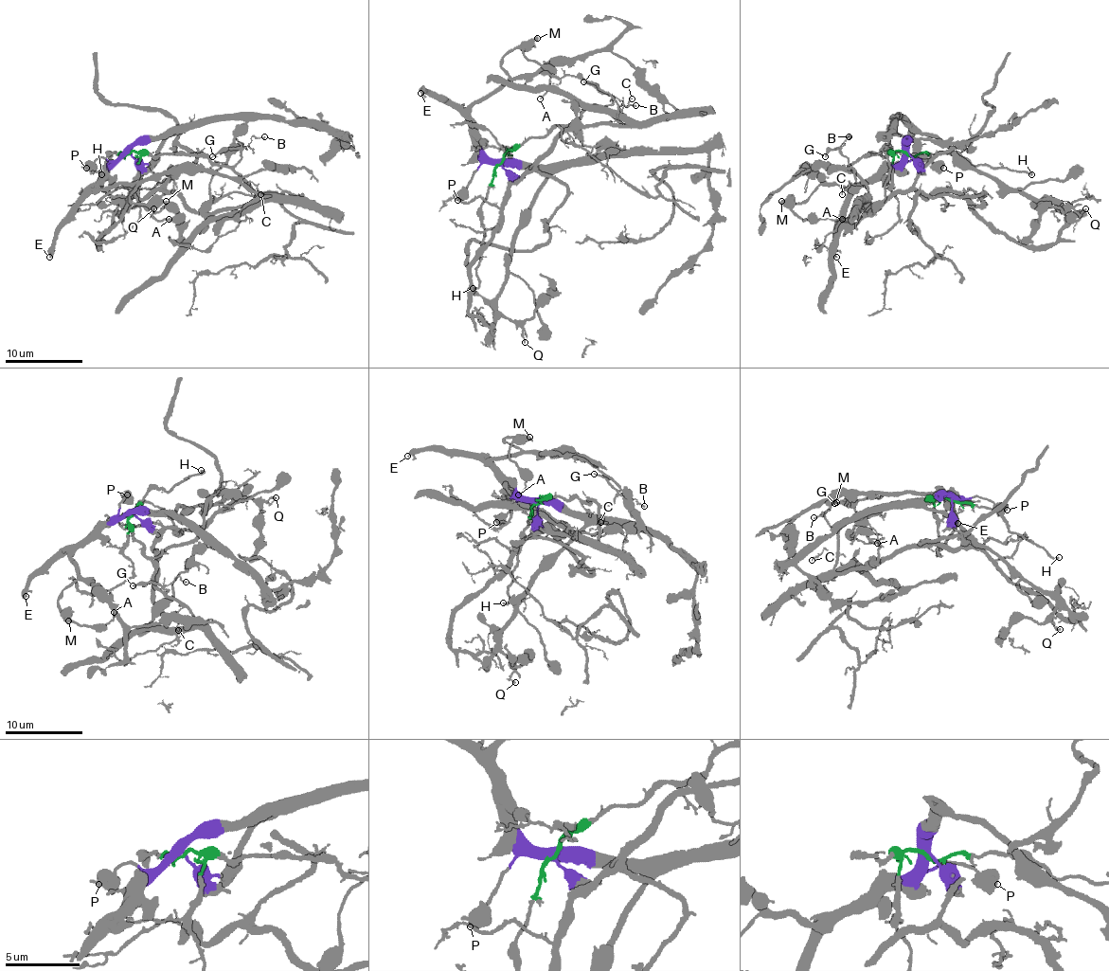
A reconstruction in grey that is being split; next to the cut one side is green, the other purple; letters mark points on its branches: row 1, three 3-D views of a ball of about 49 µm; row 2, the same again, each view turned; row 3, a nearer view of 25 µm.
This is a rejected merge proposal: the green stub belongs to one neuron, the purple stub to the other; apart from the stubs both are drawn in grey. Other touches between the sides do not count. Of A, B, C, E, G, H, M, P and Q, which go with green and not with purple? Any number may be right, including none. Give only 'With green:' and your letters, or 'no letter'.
With green: B, C, G, H

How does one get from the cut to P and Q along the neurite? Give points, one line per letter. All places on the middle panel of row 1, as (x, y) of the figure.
P: (499, 163), (482, 163), (456, 200)
Q: (499, 163), (538, 168), (547, 181), (519, 225), (509, 274), (497, 295), (497, 310), (523, 330), (525, 343)

